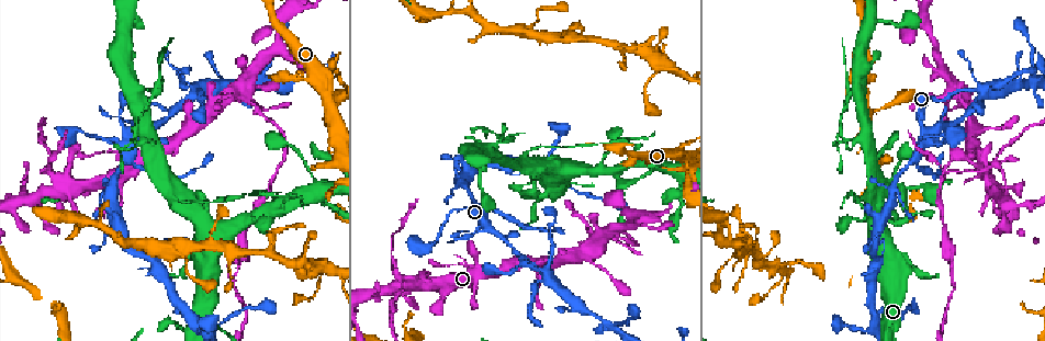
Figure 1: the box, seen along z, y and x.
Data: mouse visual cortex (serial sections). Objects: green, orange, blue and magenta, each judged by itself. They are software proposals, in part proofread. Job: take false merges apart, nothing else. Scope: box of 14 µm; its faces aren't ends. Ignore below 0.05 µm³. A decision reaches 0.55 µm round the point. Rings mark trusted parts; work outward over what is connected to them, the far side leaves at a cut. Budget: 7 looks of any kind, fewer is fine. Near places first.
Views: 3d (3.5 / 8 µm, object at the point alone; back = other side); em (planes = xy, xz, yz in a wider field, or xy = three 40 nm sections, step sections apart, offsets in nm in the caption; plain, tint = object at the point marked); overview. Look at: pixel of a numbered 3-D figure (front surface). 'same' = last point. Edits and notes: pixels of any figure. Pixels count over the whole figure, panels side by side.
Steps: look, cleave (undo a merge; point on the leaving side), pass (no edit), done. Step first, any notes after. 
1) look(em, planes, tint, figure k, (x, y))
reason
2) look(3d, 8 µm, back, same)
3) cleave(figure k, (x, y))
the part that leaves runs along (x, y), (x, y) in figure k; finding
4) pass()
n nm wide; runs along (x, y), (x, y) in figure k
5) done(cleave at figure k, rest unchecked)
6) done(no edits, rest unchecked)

look(3d, 3.5 µm, figure 1, (304, 78))
four arms meet

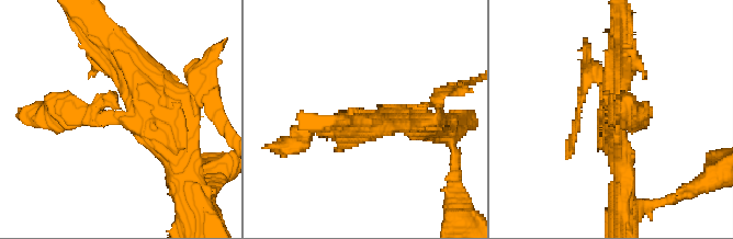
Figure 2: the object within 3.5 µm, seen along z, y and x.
look(em, xy, step 5, tint, figure 2, (607, 118))

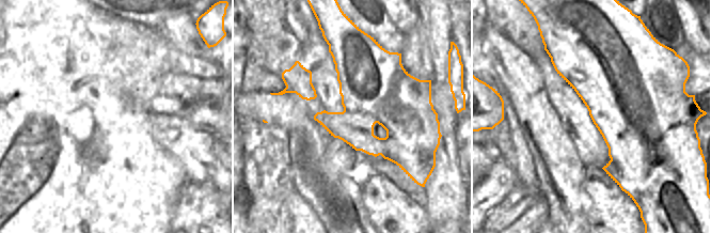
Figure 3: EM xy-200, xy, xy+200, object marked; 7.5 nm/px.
pass()
runs along (128, 65), (148, 95), (135, 115), (57, 112) in figure 2; all the same cell

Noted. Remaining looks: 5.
look(3d, 8 µm, figure 1, (502, 143))
sharp bend

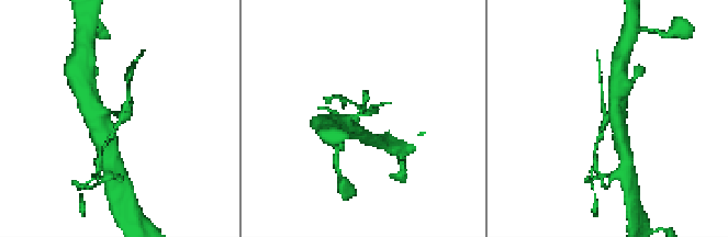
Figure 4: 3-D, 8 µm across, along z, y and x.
look(em, planes, tint, figure 4, (365, 114))
shape alone is not enough

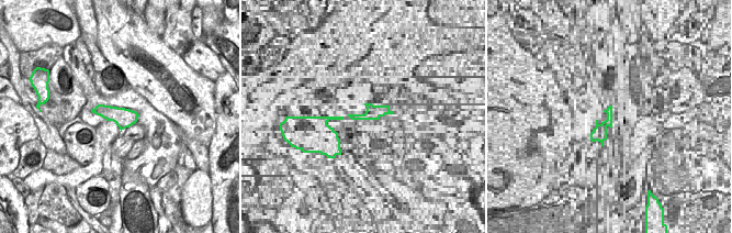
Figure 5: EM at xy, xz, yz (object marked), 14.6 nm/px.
pass()
runs along (616, 119), (608, 112), (600, 139) in figure 4; continuous, no second cell

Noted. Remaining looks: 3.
look(3d, 3.5 µm, figure 1, (594, 248))
two arms at a narrow angle

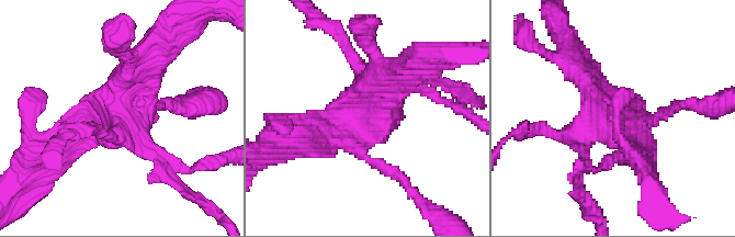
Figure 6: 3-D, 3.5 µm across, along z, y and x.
look(em, planes, plain, figure 6, (363, 108))

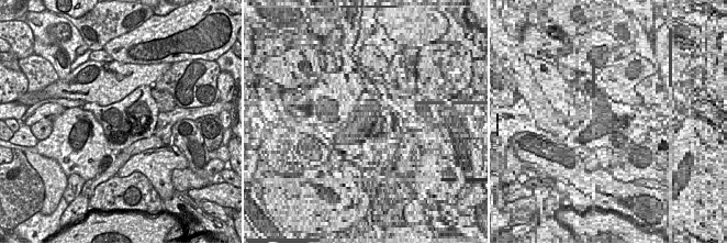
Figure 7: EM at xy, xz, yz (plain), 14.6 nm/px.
look(em, planes, tint, same)

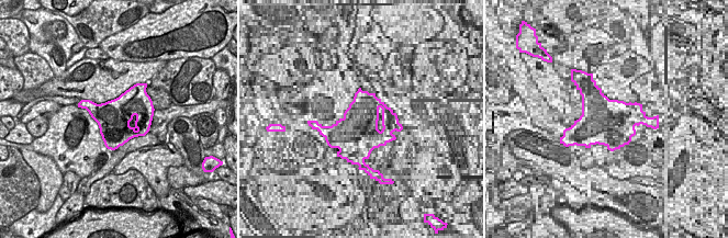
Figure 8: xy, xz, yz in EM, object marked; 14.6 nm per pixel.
cleave(figure 6, (168, 172))
650 nm wide; the part that leaves runs along (137, 134), (160, 171), (207, 207) in figure 6; a second cell is stuck on

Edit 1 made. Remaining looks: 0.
done(cleave at figure 6, rest unchecked)

